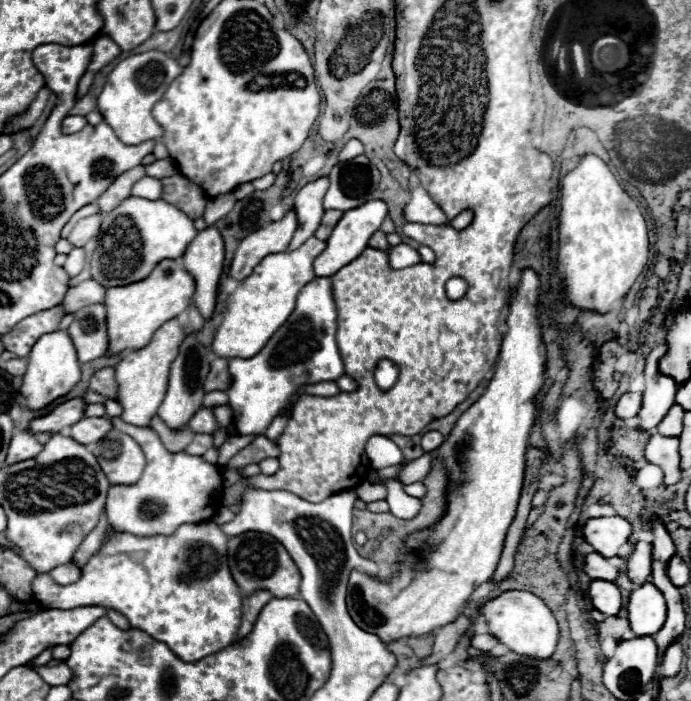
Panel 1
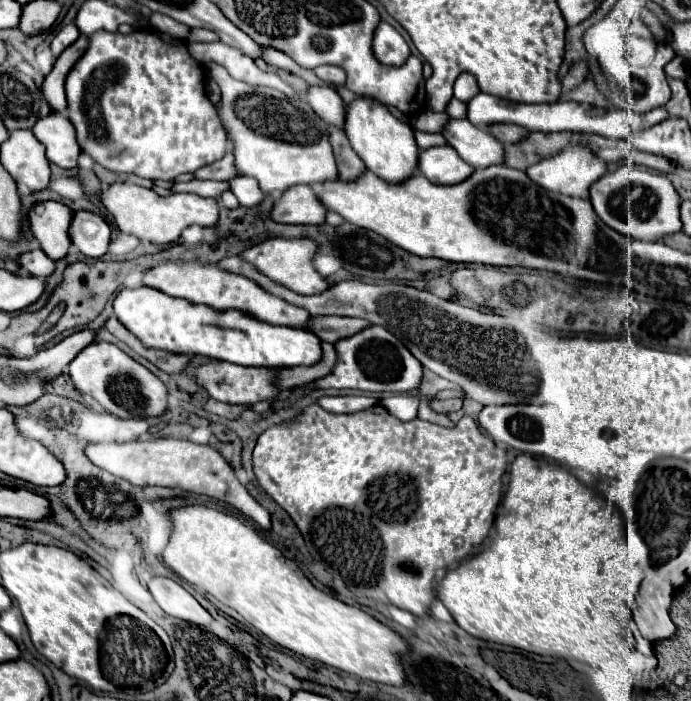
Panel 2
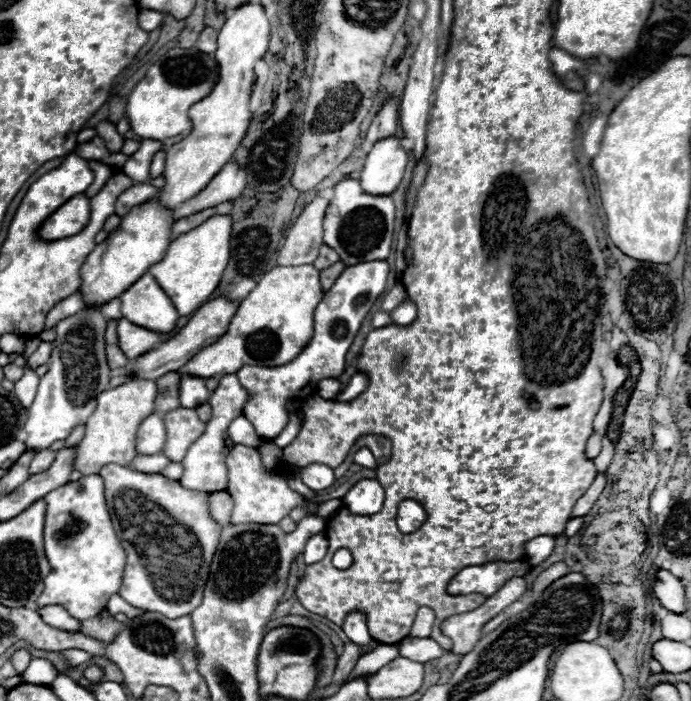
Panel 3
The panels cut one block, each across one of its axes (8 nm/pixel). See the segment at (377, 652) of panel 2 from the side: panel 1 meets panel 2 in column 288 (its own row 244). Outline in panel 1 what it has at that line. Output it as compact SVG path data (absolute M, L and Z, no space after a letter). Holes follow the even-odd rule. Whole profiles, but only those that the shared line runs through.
M586 154L562 182L558 270L564 276L566 302L582 310L610 312L628 294L650 256L648 226L638 204L624 192L608 164Z

